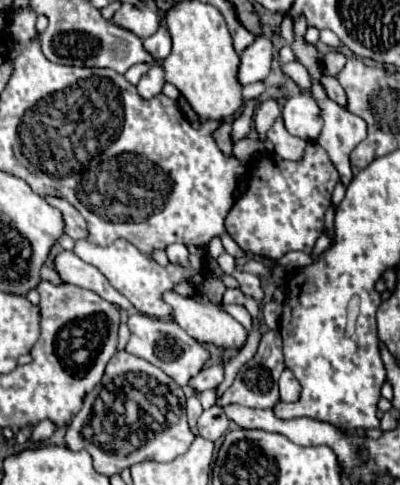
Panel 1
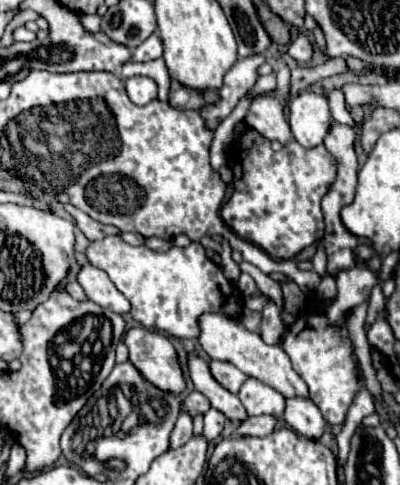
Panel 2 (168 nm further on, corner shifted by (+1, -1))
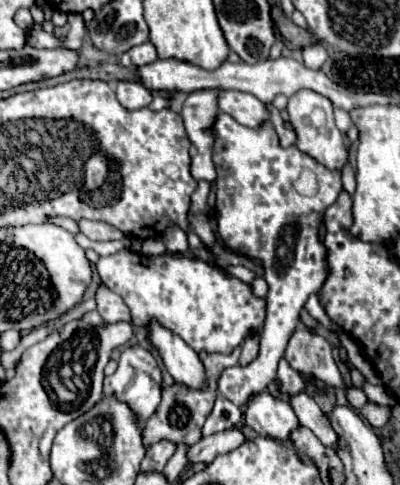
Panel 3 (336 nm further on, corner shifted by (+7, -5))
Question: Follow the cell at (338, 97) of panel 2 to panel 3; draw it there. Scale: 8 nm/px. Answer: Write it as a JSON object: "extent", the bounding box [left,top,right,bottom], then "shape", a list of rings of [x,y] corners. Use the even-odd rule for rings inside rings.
{"extent":[342,165,356,195],"shape":[[[350,165],[344,167],[344,173],[342,173],[342,187],[344,187],[344,191],[348,191],[350,195],[352,195],[354,189],[356,189],[356,179],[354,179],[354,171],[352,171]]]}

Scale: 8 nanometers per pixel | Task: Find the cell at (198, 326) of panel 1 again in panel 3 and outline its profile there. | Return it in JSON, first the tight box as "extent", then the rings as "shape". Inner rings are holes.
{"extent":[288,393,340,451],"shape":[[[300,393],[300,395],[292,395],[292,399],[288,403],[294,407],[294,411],[300,419],[300,425],[308,427],[322,441],[322,445],[326,445],[334,451],[340,449],[336,431],[332,429],[332,425],[328,423],[328,417],[320,411],[320,407],[314,403],[312,397],[308,397],[306,393]]]}

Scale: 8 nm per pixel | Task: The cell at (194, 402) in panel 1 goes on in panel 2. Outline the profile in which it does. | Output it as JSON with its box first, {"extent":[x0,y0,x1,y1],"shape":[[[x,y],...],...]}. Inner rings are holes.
{"extent":[170,411,192,449],"shape":[[[182,411],[182,415],[180,415],[178,421],[176,421],[176,427],[174,427],[174,431],[172,431],[170,447],[176,449],[176,447],[184,445],[190,437],[192,437],[192,415],[190,415],[188,411]]]}

